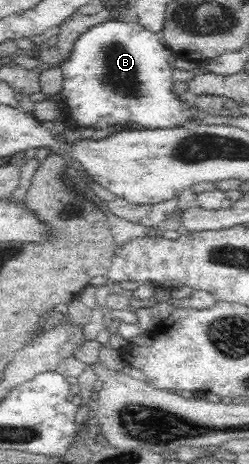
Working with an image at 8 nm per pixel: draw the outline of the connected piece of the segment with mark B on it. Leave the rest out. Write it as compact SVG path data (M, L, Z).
M119 18L94 25L74 45L74 51L62 64L65 97L63 113L69 126L91 127L94 130L121 126L120 129L168 129L182 126L196 119L196 109L182 101L173 91L173 69L166 59L173 55L160 34L152 33L140 23L124 23Z

